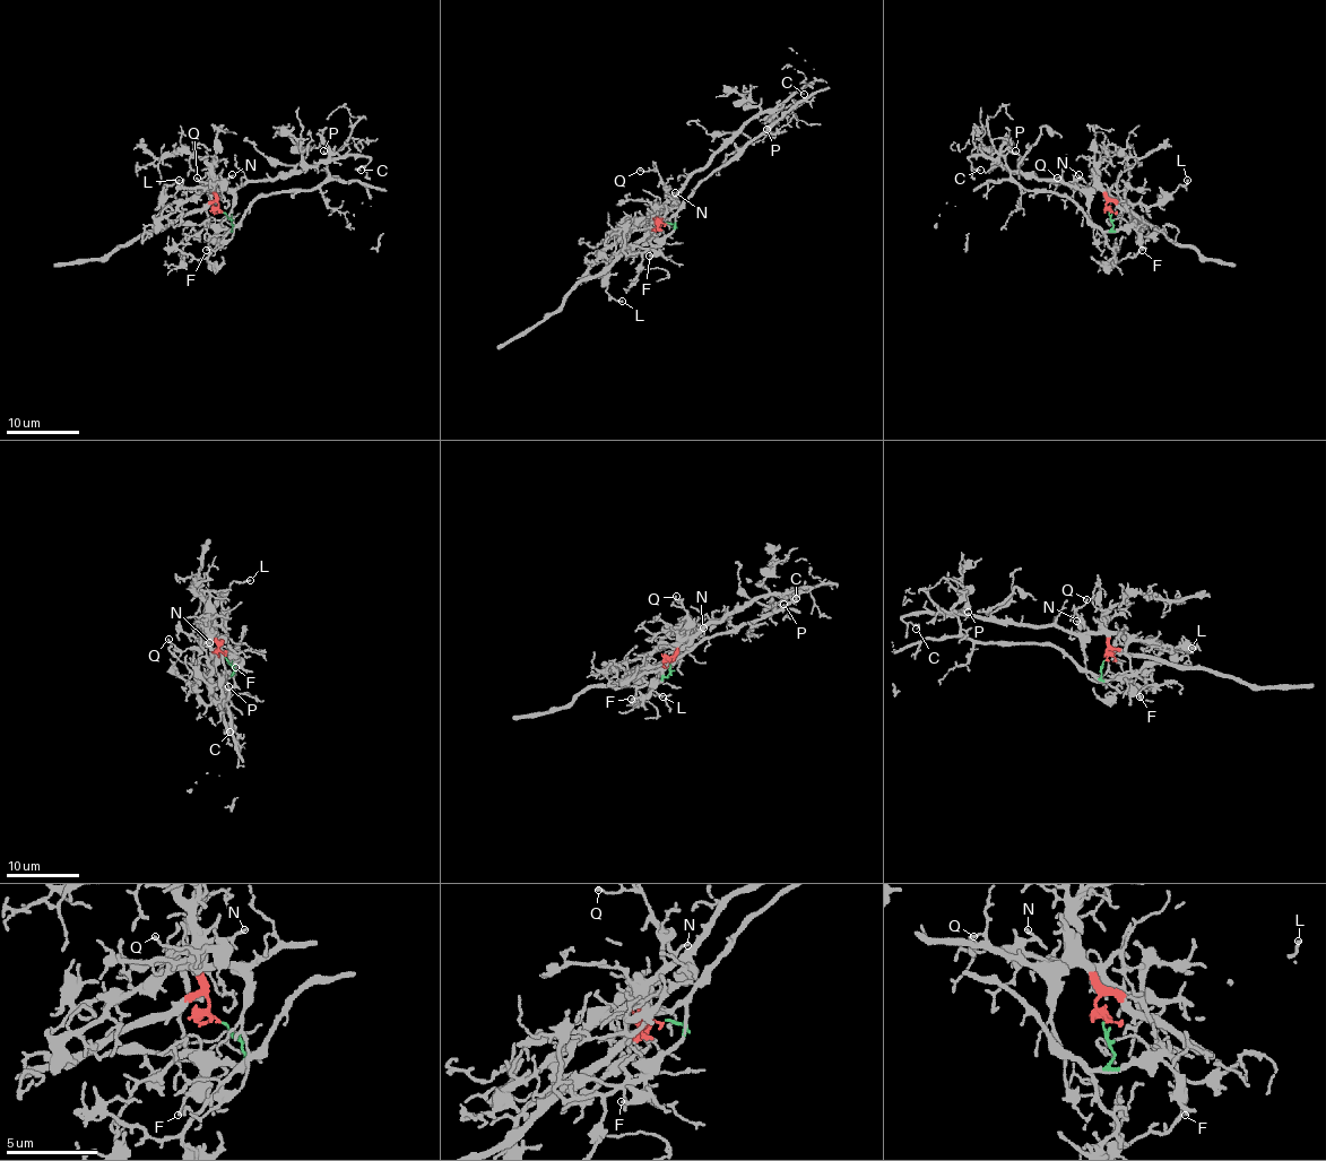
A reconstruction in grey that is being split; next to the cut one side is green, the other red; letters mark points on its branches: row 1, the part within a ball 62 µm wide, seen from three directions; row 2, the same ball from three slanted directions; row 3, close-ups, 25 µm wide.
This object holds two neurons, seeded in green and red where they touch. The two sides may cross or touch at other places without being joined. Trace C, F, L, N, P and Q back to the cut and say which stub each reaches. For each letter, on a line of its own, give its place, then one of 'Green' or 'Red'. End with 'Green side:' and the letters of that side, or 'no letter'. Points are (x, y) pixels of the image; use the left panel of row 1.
C: Place: (361, 170). Red
F: Place: (206, 250). Green
L: Place: (179, 180). Red
N: Place: (232, 174). Red
P: Place: (323, 150). Red
Q: Place: (197, 178). Red
Green side: F

